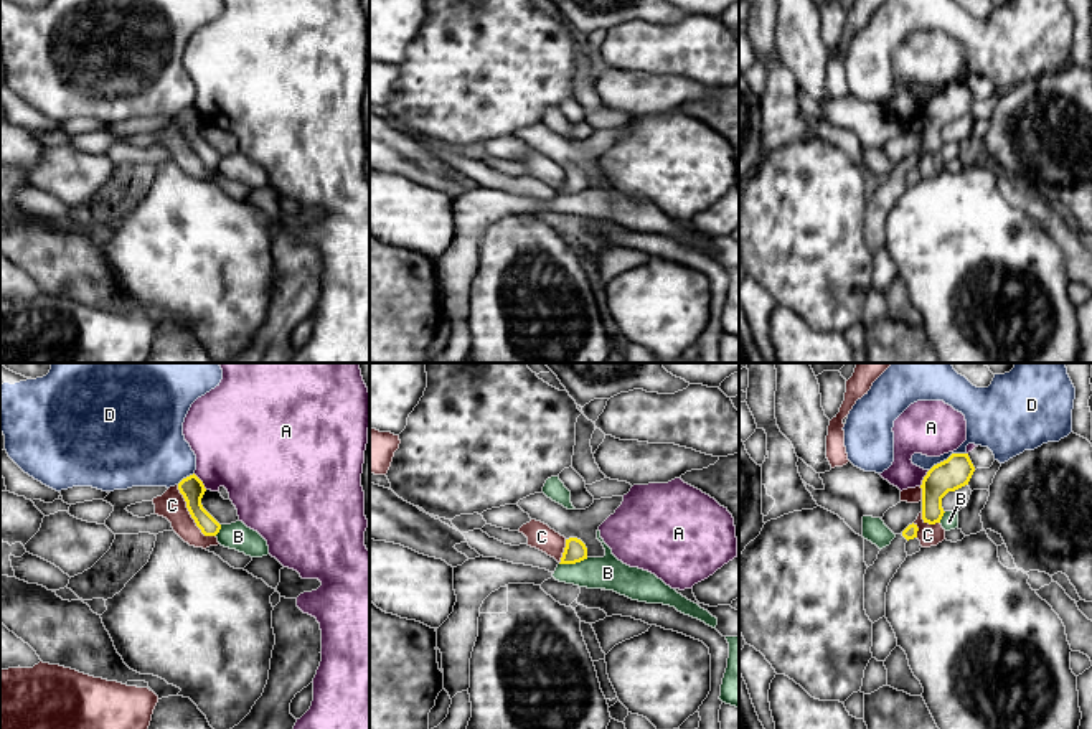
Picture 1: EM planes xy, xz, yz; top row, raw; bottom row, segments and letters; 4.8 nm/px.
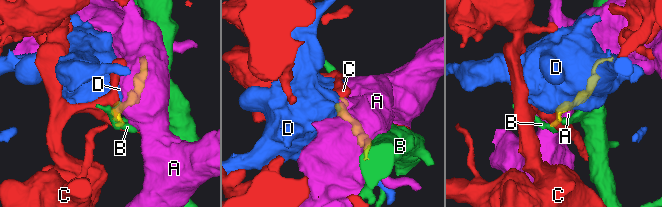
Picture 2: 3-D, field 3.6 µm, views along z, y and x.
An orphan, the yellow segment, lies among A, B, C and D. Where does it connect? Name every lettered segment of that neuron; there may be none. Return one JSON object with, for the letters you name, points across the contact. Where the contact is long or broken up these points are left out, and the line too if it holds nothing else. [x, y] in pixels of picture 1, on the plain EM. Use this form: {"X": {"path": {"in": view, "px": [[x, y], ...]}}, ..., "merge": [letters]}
{"merge": []}

